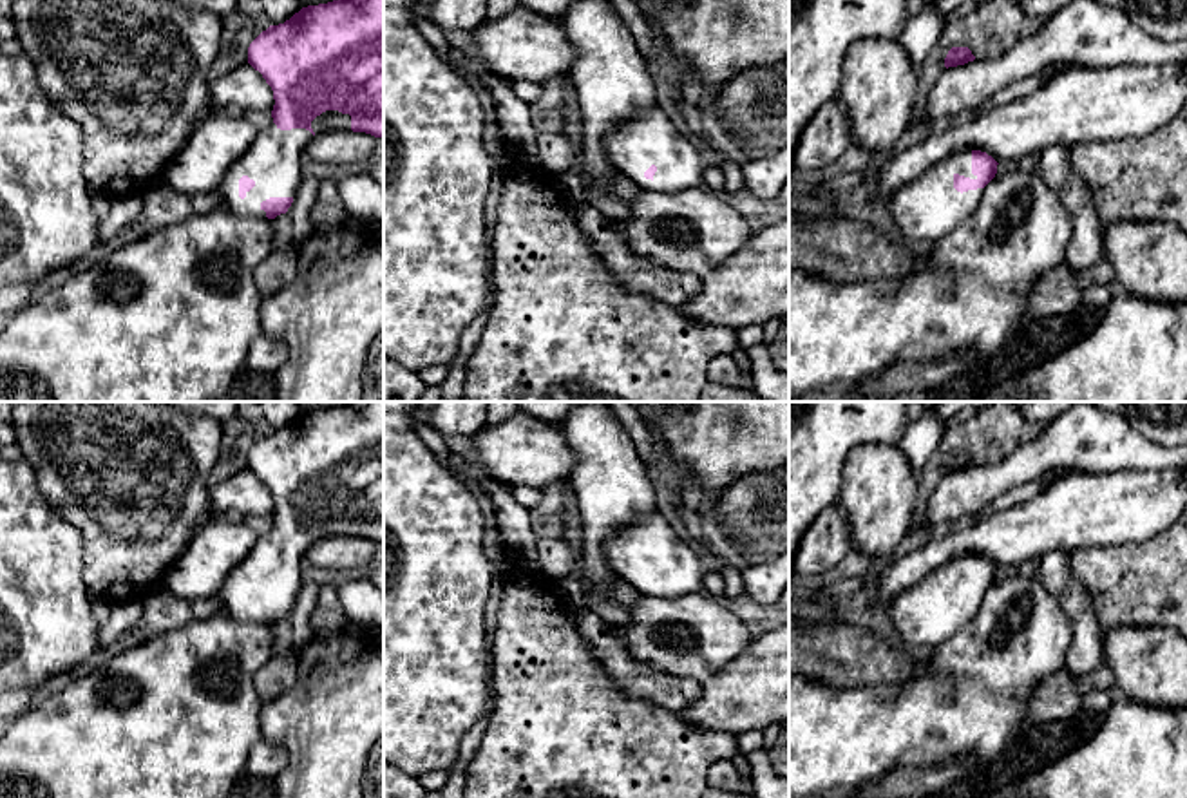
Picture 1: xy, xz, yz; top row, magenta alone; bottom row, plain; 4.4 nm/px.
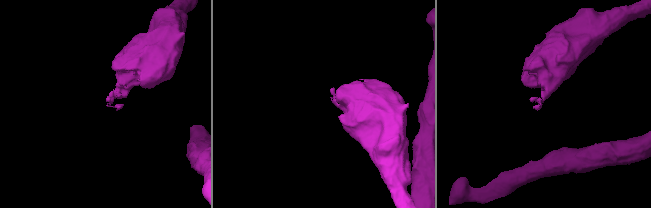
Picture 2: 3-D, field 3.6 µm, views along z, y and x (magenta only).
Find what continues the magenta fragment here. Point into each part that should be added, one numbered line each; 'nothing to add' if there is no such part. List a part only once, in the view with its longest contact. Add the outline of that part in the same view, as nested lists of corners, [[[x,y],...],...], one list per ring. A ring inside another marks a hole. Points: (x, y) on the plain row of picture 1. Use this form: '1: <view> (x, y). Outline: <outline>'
1: xy (332, 525). Outline: [[[326,516],[311,527],[311,534],[315,541],[324,537],[349,537],[351,521],[338,516]]]

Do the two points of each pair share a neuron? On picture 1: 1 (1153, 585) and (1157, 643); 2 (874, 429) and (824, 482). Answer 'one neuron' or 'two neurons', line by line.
1: two neurons
2: one neuron

